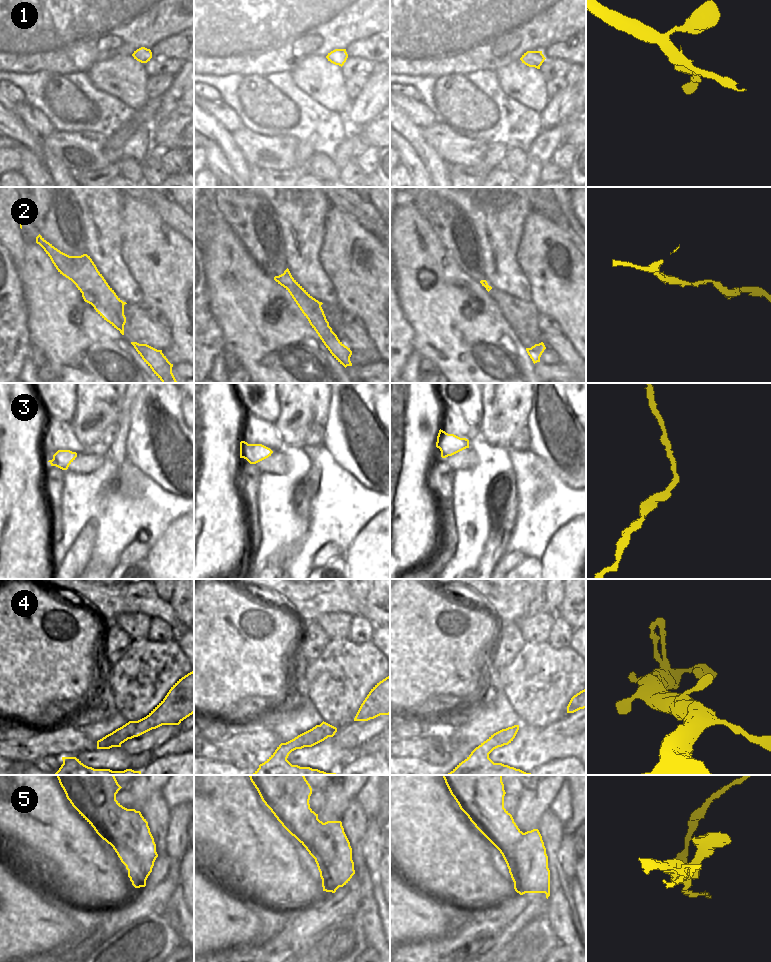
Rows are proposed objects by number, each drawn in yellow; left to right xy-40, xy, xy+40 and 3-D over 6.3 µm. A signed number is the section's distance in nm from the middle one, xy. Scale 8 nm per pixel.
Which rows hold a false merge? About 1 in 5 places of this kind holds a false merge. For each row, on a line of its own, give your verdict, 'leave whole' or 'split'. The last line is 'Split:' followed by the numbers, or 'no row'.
1: leave whole
2: leave whole
3: leave whole
4: leave whole
5: split
Split: 5

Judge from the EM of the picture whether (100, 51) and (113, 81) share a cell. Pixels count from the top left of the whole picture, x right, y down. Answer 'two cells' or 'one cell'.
two cells

